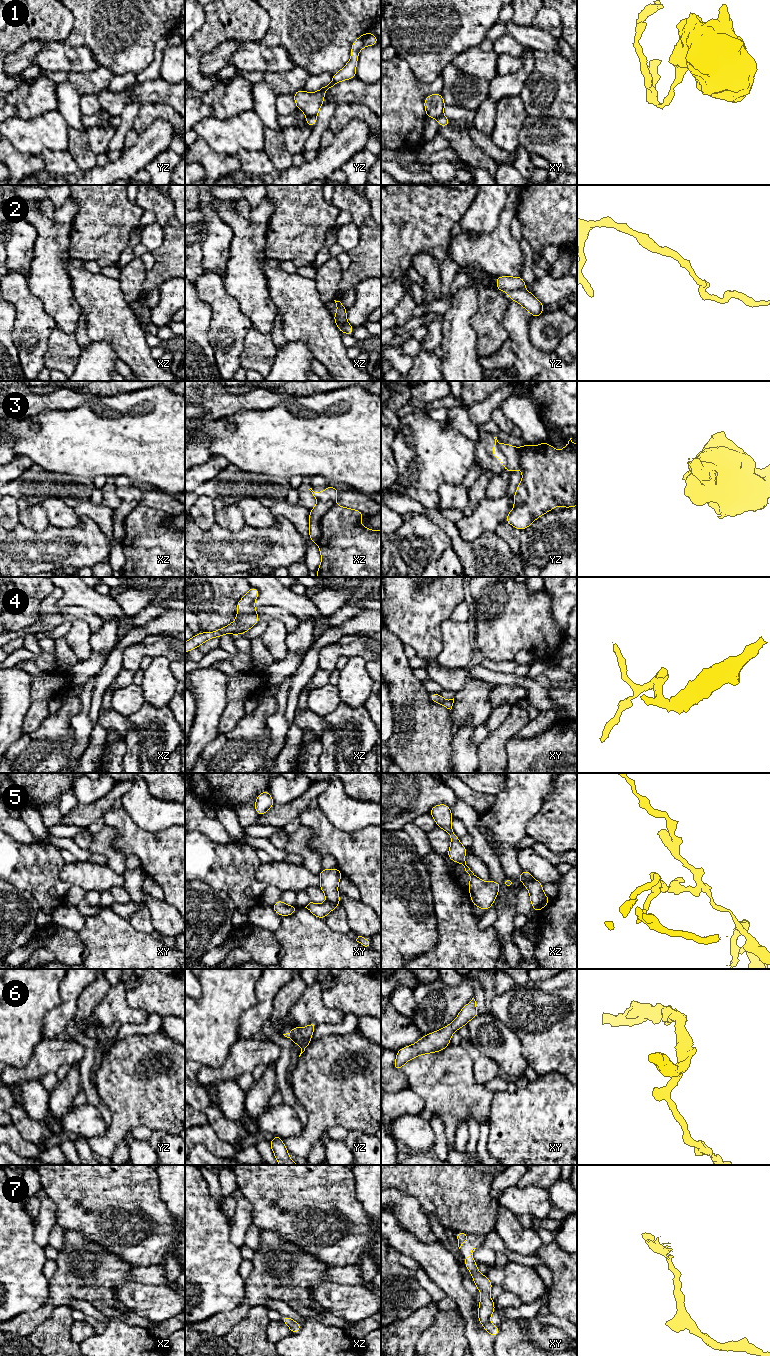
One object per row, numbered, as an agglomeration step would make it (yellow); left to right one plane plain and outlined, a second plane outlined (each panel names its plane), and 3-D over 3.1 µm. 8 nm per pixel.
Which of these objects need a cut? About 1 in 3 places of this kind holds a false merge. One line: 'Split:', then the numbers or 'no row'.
Split: 1, 2, 3, 5

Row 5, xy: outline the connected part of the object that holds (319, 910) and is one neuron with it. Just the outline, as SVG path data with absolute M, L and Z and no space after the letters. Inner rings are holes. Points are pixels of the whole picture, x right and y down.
M326 901L323 904L310 902L305 908L307 908L314 916L323 920L337 906L337 904Z

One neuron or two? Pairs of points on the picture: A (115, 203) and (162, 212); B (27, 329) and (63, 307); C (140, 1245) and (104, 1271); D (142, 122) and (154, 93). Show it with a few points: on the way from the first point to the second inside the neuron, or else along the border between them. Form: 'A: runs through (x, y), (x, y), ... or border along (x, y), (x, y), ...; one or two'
A: border along (135, 203), (144, 210); two
B: border along (35, 296), (56, 326); two
C: border along (101, 1246), (125, 1260), (132, 1267); two
D: border along (142, 104), (165, 103), (173, 108); two

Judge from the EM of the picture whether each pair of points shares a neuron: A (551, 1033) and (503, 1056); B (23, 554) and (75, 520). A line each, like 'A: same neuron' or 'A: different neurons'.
A: different neurons
B: different neurons

